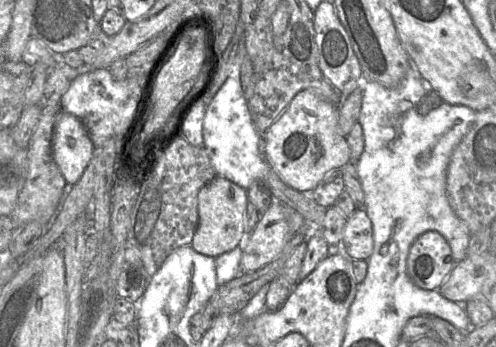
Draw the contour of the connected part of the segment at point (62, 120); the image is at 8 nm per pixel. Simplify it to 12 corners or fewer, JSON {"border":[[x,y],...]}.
{"border":[[61,110],[52,155],[68,186],[94,146],[82,122]]}

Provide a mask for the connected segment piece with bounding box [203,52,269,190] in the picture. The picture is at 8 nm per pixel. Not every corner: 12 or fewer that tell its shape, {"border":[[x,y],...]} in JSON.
{"border":[[241,53],[207,105],[203,147],[244,189],[269,164],[241,86]]}

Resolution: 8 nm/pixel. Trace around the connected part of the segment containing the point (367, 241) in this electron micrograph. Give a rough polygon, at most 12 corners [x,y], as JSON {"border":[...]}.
{"border":[[365,208],[346,222],[348,258],[368,260],[374,249],[372,222]]}

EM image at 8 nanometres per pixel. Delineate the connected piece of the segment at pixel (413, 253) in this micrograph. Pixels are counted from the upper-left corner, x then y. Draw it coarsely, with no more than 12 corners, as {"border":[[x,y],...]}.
{"border":[[435,230],[410,247],[407,273],[437,290],[456,262]]}

